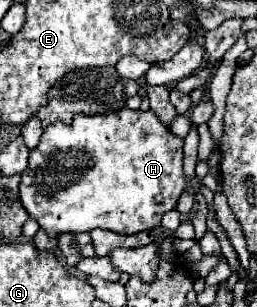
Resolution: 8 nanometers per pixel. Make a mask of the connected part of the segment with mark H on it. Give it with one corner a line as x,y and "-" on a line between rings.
121,108
119,112
109,112
109,114
99,114
99,116
79,114
79,116
73,116
73,124
55,122
55,124
47,126
41,136
39,146
29,154
29,166
21,174
19,194
21,194
21,204
25,206
29,216
35,218
39,222
39,226
51,238
55,238
59,232
91,232
95,228
111,230
117,234
139,234
143,230
153,230
153,228
161,226
163,214
177,208
177,202
179,202
185,186
187,186
187,180
185,180
185,172
183,172
183,140
179,136
175,136
167,126
163,126
161,120
151,110
143,112
143,110

